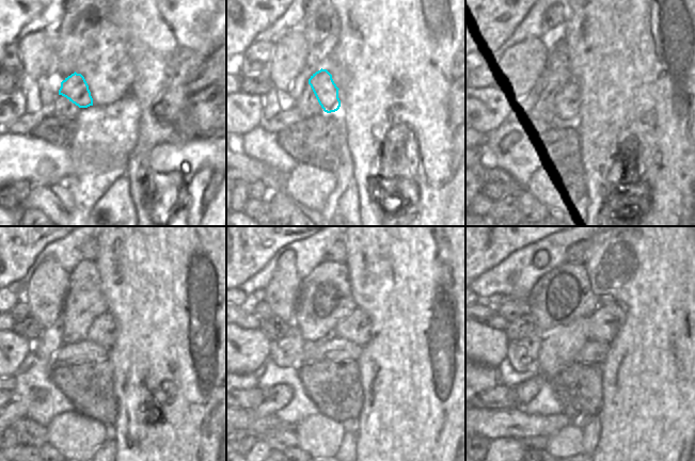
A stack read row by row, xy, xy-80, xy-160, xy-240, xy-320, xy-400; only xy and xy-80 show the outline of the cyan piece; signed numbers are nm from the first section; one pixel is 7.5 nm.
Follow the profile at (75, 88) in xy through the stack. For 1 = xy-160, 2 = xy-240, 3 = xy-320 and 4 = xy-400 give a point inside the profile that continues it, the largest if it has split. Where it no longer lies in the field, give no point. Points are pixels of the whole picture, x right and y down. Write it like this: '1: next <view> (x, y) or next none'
1: next xy-160 (568, 99)
2: next xy-240 (103, 331)
3: next xy-320 (356, 328)
4: next xy-400 (603, 326)

